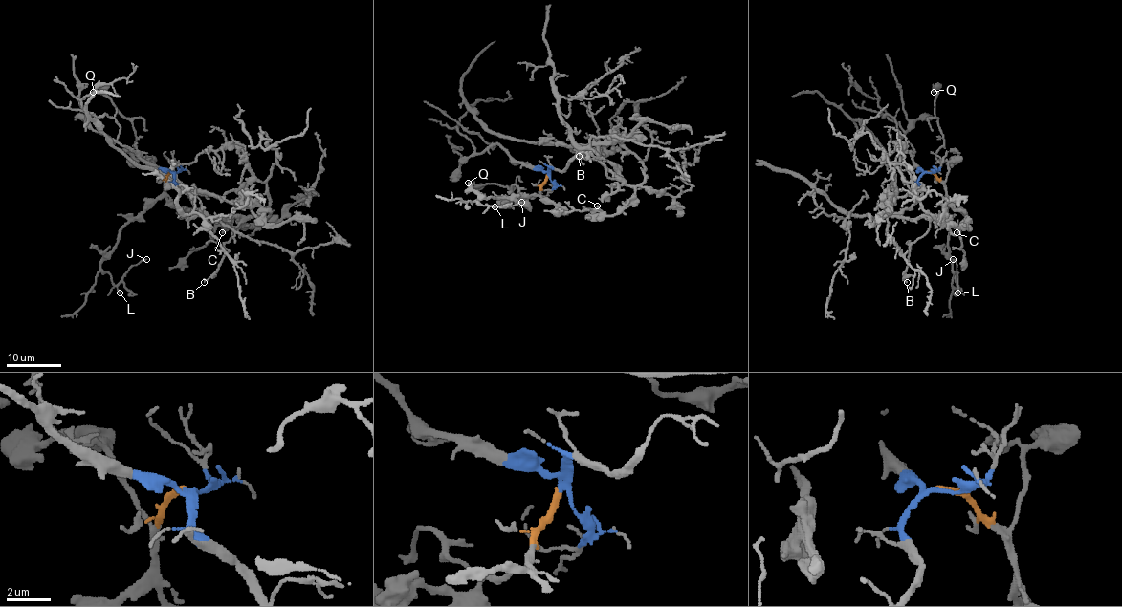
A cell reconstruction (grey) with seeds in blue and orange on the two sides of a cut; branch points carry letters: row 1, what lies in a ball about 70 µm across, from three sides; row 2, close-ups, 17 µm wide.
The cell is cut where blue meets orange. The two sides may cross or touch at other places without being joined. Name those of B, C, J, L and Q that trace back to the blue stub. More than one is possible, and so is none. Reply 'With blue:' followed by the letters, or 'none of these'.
With blue: B, C

